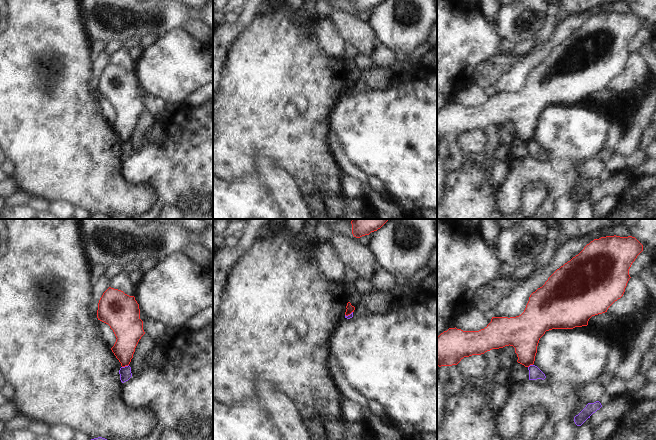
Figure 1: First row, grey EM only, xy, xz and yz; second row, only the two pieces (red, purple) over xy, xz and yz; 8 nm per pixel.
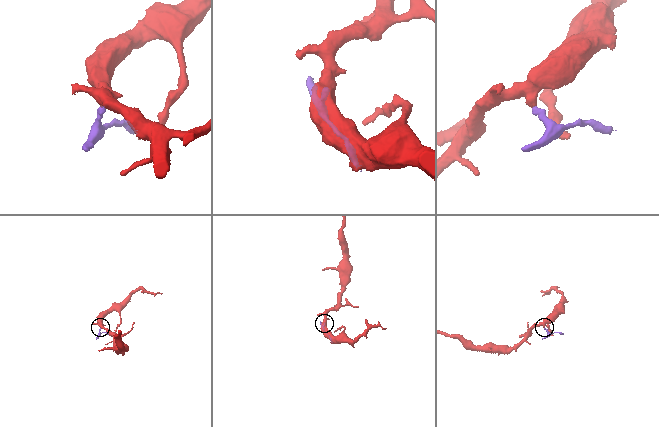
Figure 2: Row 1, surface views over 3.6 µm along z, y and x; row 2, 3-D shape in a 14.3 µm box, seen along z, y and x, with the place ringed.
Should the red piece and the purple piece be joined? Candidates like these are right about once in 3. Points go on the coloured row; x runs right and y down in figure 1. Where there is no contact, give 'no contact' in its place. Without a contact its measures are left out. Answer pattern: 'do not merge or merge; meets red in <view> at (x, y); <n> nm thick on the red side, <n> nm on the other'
do not merge; meets red in xy at (125, 365); 200 nm thick on the red side, 100 nm on the other

